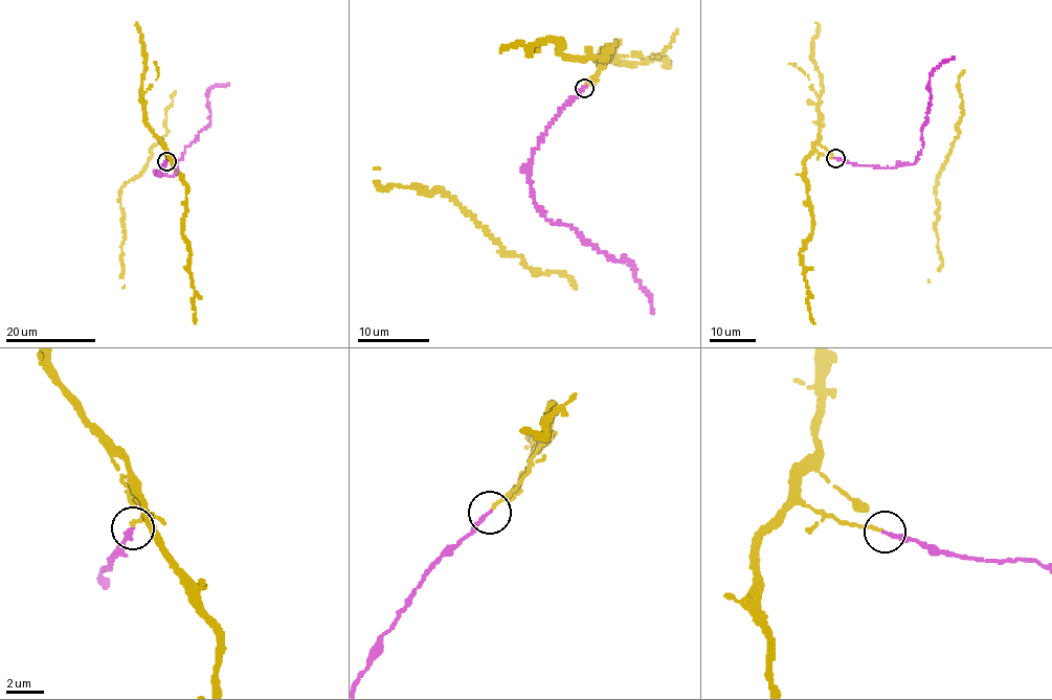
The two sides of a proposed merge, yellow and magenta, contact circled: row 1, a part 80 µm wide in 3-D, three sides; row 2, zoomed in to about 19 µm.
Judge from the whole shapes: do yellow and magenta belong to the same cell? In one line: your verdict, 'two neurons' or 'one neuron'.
one neuron

